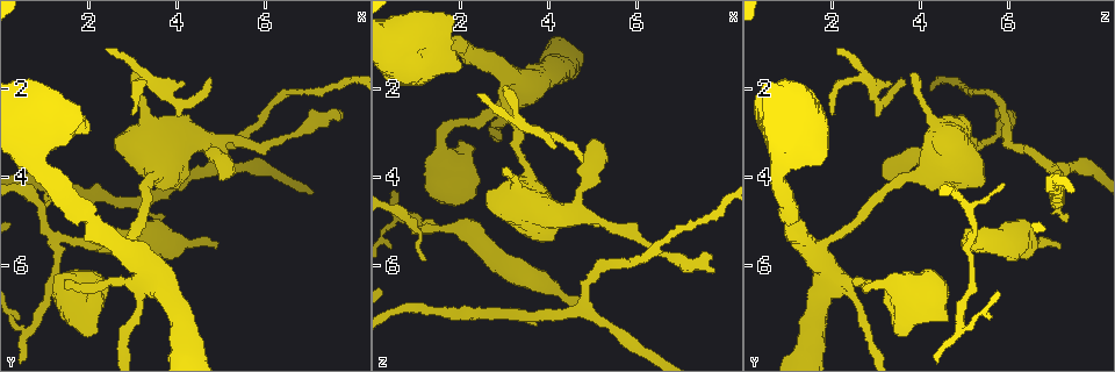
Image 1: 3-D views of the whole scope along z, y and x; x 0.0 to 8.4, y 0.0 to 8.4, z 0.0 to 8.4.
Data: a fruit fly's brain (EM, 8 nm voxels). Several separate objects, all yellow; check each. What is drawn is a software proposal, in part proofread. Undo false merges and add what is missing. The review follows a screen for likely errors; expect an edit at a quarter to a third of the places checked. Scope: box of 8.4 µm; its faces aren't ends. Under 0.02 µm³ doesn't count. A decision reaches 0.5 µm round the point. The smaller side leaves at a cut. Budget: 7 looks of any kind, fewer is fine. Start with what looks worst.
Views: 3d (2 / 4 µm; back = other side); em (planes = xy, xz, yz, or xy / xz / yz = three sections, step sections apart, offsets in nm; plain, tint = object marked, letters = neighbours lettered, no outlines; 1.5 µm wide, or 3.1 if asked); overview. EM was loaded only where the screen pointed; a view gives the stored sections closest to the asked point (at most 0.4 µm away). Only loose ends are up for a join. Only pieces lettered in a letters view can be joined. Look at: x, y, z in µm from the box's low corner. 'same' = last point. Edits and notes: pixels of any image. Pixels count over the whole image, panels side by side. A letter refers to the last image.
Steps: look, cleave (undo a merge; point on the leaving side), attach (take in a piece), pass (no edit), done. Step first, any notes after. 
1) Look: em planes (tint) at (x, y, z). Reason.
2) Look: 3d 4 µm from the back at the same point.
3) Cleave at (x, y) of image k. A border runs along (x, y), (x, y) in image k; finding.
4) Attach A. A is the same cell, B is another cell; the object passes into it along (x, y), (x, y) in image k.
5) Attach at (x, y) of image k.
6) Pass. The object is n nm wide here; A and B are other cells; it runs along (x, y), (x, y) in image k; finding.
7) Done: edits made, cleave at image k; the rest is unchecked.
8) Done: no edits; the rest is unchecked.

Look: 3d 4 µm at (3.05, 2.50, 2.10).

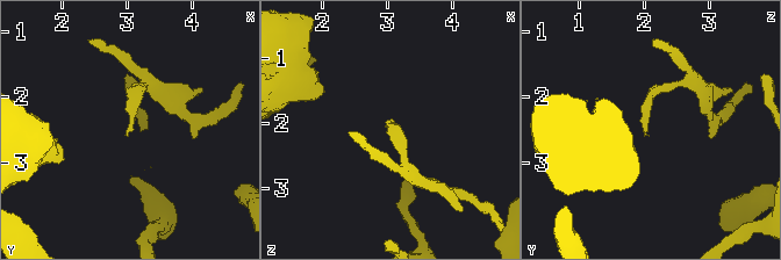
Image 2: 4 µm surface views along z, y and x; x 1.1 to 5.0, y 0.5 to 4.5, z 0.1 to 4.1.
Look: em planes (letters) at (3.00, 2.60, 2.05).

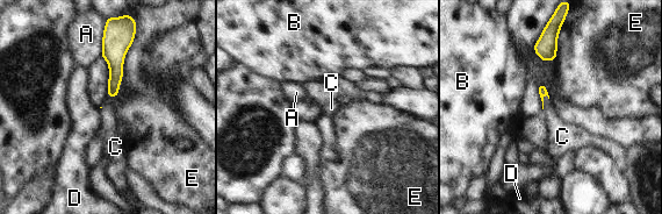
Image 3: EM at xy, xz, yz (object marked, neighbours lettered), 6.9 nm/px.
Attach at (560, 133) of image 3. The longest contact is with E, 220 nm; C is the same cell, A, B, D and E are other cells; the object passes into it along (542, 90), (542, 101), (560, 133) in image 3; the cell continues.

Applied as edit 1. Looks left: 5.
Look: overview. See it whole again.

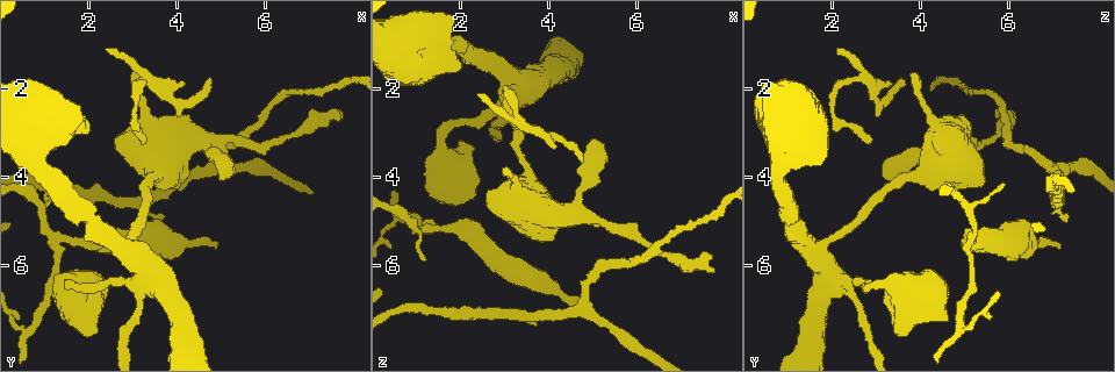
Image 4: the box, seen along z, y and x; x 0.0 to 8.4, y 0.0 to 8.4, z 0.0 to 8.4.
Look: em xz step 8 (letters) at (2.20, 7.45, 3.50). Free end.

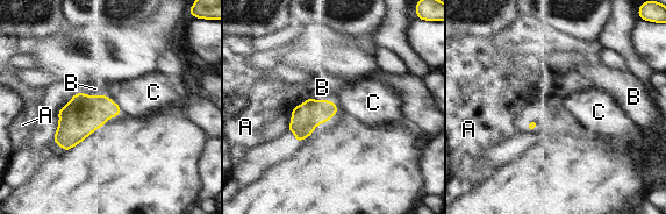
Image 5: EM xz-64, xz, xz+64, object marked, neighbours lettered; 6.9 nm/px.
Pass. A, B and C are other cells; a border runs along (106, 94), (119, 106), (121, 113) in image 5; none of them fits.

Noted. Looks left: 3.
Look: 3d 4 µm at (1.30, 5.40, 5.15). Branch point.

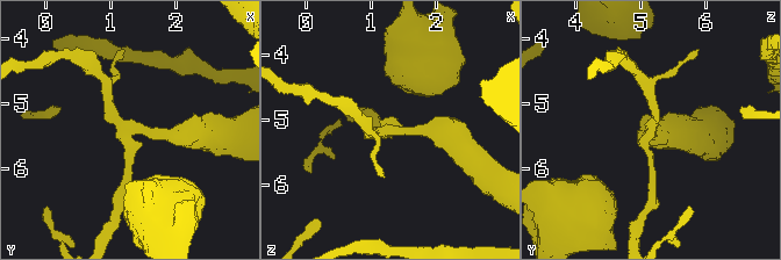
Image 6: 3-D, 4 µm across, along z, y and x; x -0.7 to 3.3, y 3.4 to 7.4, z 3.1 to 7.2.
Look: em planes (letters) at (1.35, 5.45, 5.15). Shape alone is not enough.

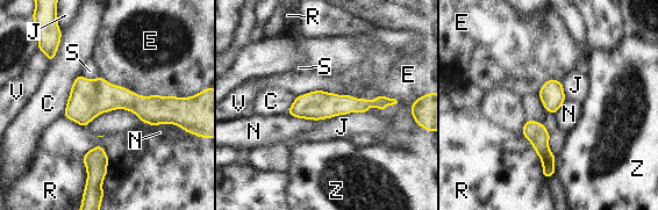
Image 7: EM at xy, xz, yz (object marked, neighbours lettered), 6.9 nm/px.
Pass. C, E, J, N, R, S, V and Z are other cells; it runs along (173, 103), (88, 100), (68, 114) in image 7; all the same cell.

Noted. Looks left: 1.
Done: edits made, attach at image 3; the rest is unchecked.

